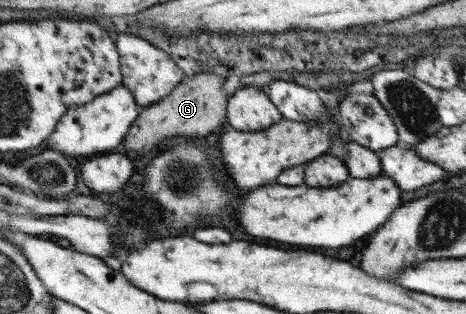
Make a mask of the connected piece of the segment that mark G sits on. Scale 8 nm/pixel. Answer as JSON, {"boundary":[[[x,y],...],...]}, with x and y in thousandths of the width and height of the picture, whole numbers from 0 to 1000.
{"boundary":[[[425,229],[410,248],[397,248],[358,306],[341,318],[341,325],[300,347],[296,373],[285,385],[262,449],[264,478],[268,478],[270,490],[277,490],[277,484],[285,484],[288,490],[315,484],[315,478],[337,471],[354,436],[406,433],[423,443],[453,439],[448,420],[461,414],[466,401],[474,401],[479,385],[485,382],[487,309],[479,303],[483,290],[470,283],[470,274],[481,258],[483,248],[461,229]]]}

